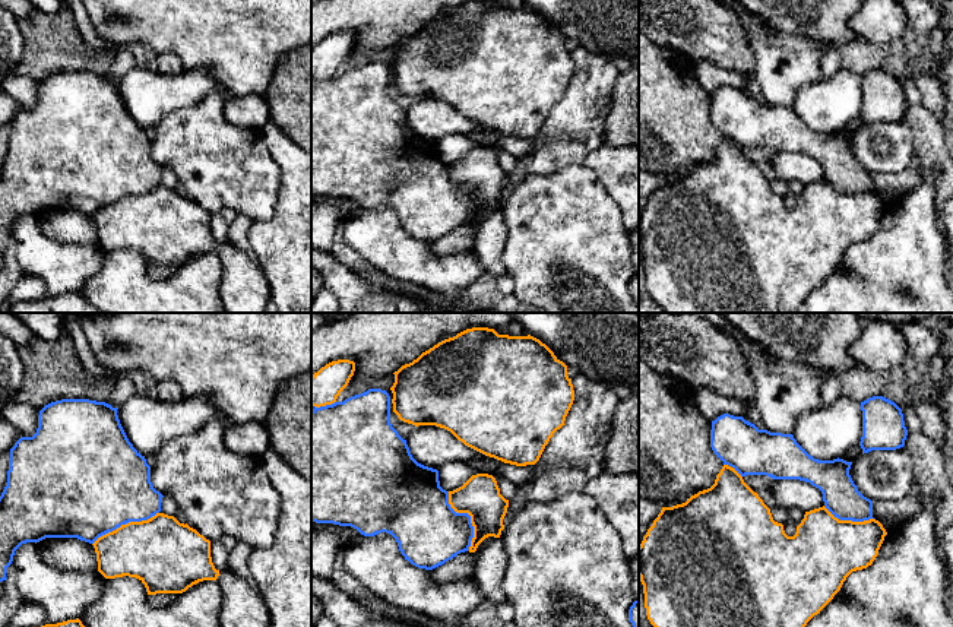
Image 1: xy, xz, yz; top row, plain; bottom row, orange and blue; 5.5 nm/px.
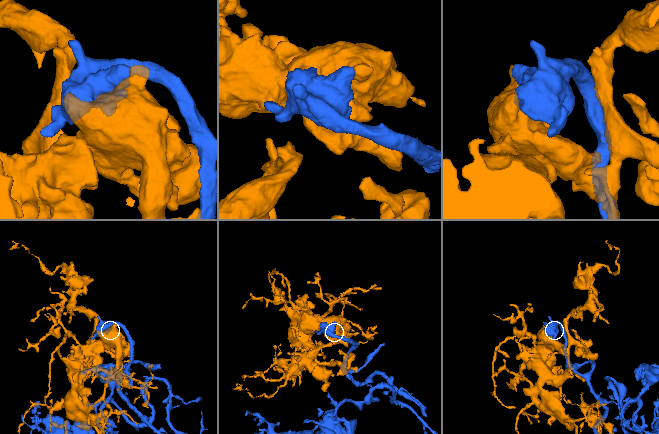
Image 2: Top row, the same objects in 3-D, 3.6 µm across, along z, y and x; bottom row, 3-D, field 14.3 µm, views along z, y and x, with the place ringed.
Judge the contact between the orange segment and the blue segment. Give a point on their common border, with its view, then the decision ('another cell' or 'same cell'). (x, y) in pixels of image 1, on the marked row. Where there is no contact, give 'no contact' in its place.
xz (469, 515) | same cell

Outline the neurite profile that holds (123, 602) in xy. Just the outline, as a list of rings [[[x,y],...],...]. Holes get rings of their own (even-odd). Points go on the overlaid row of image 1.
[[[136,577],[105,579],[101,596],[79,617],[85,627],[222,627],[221,605],[224,595],[218,580],[203,580],[170,605],[155,608],[148,602],[148,592]]]

